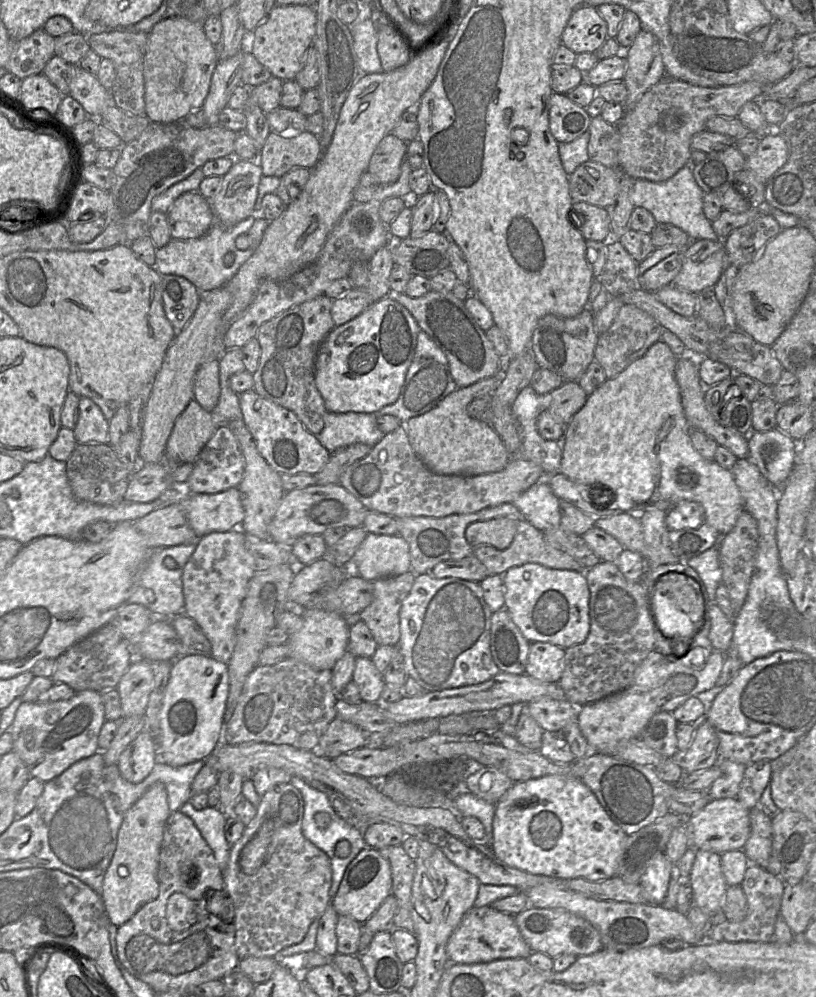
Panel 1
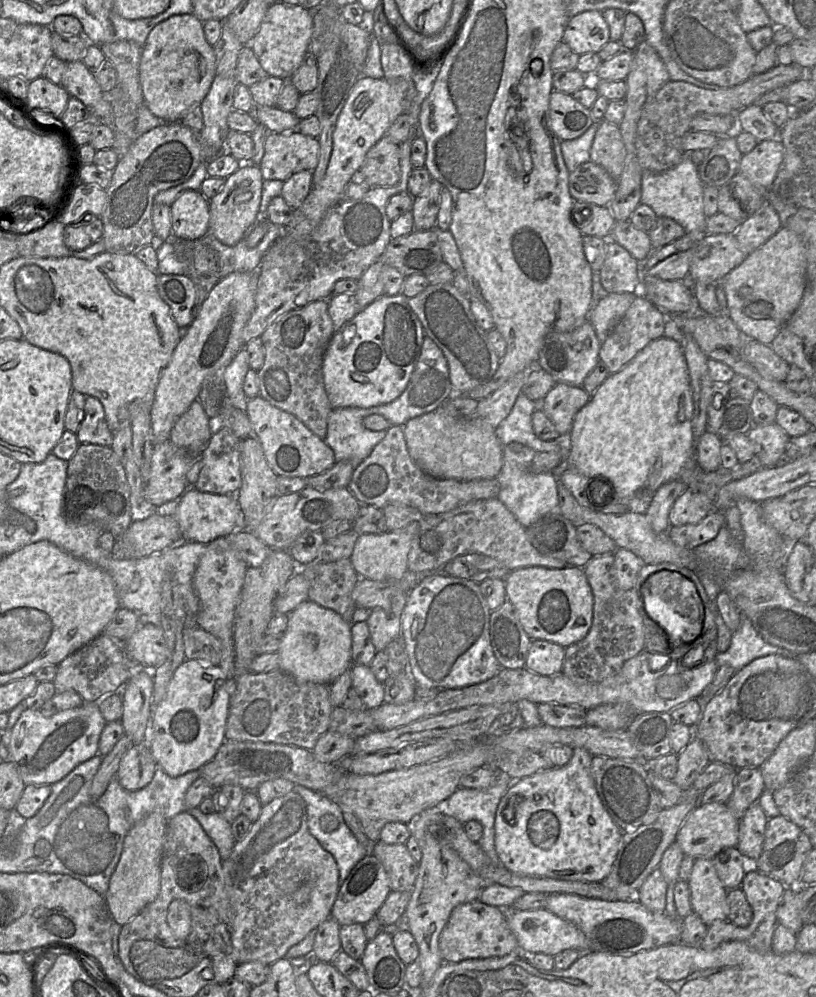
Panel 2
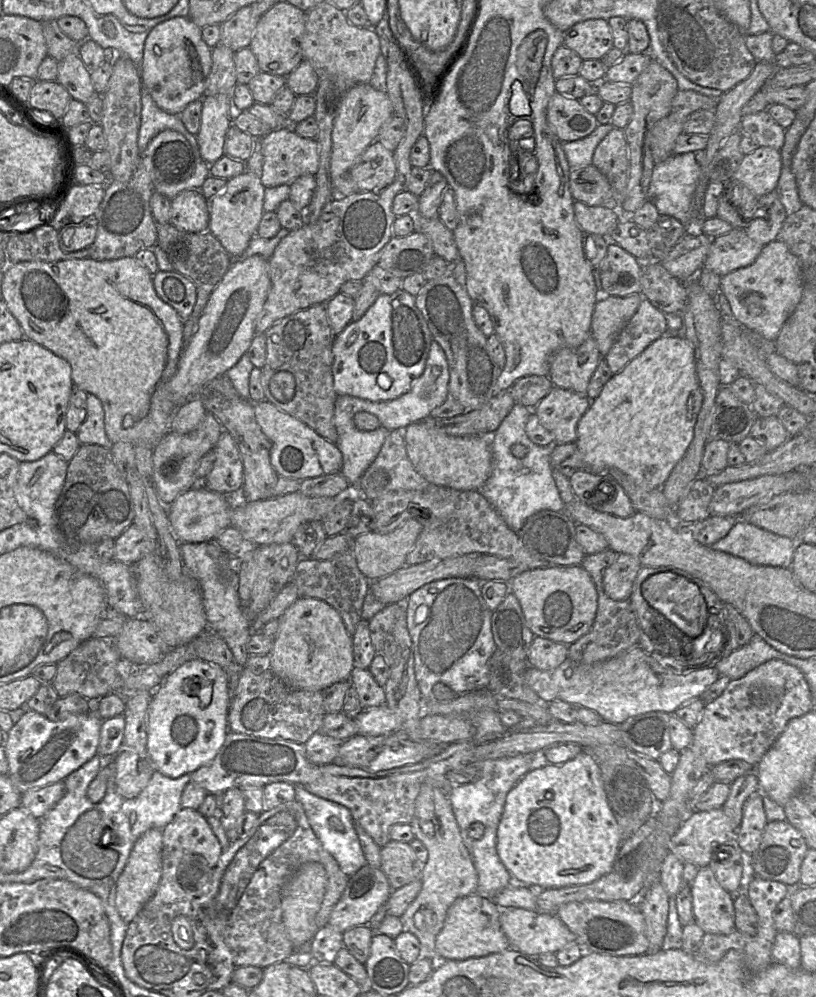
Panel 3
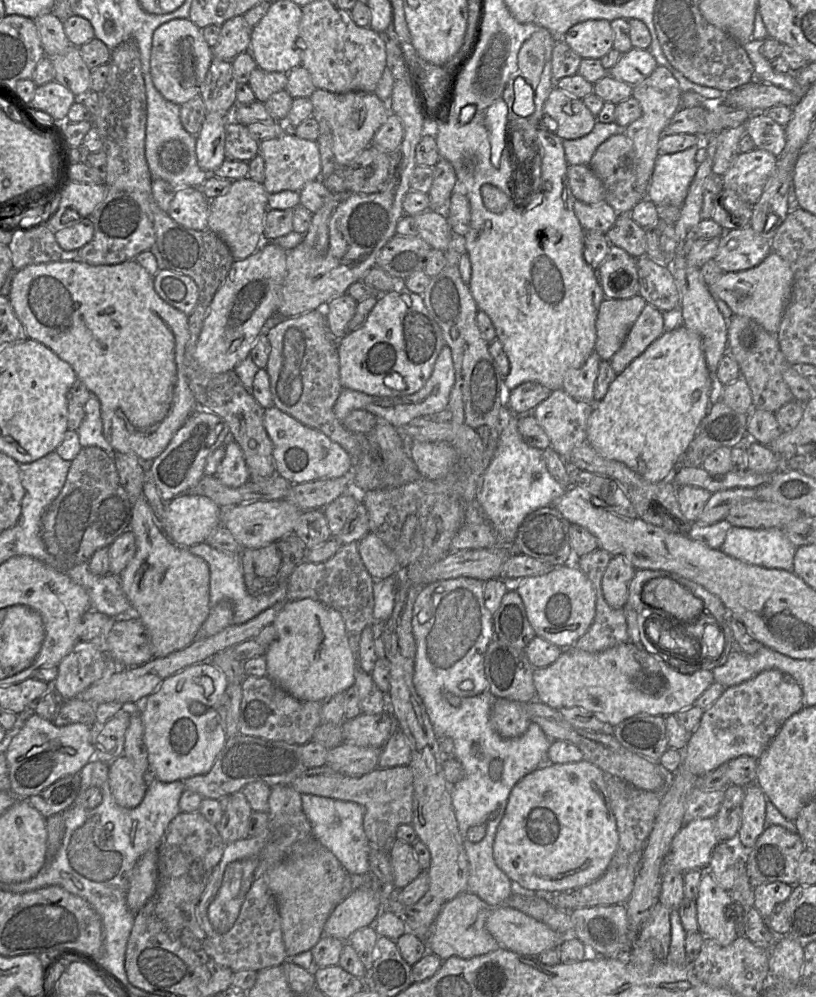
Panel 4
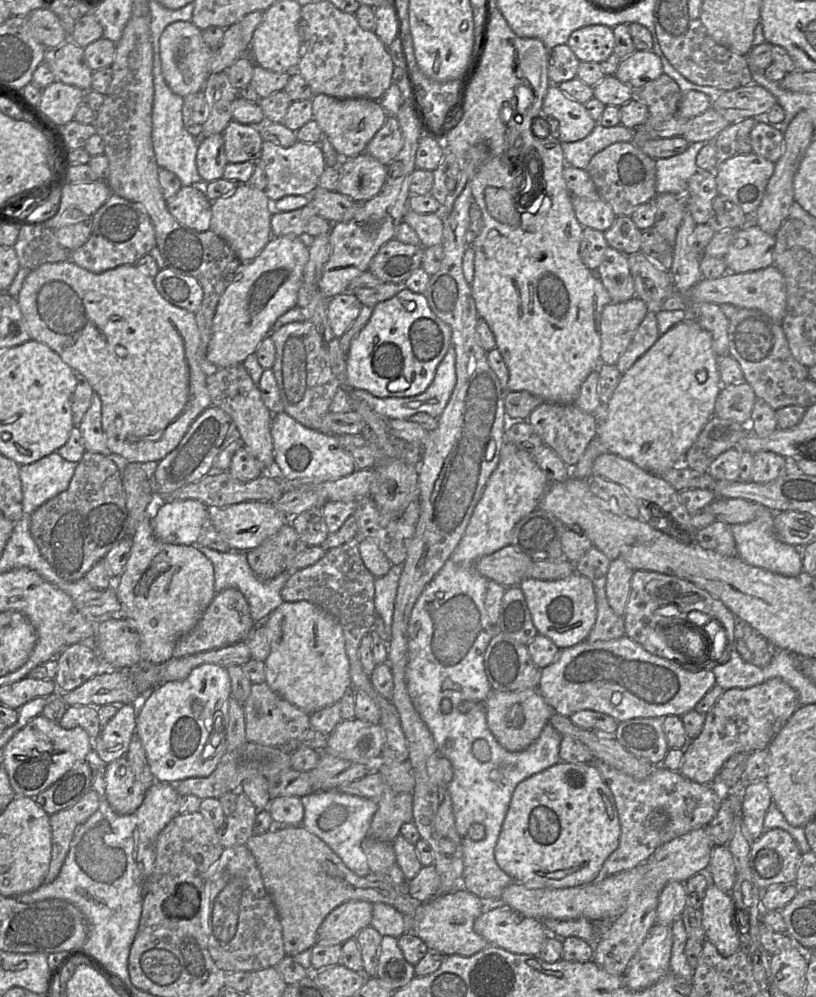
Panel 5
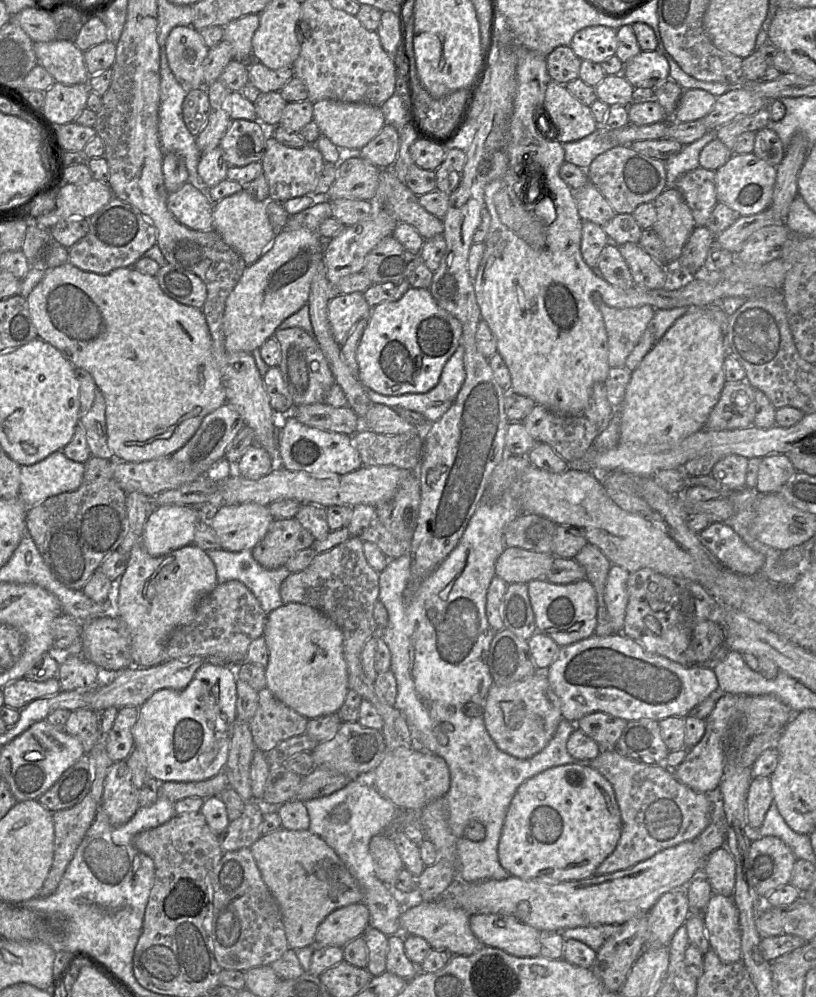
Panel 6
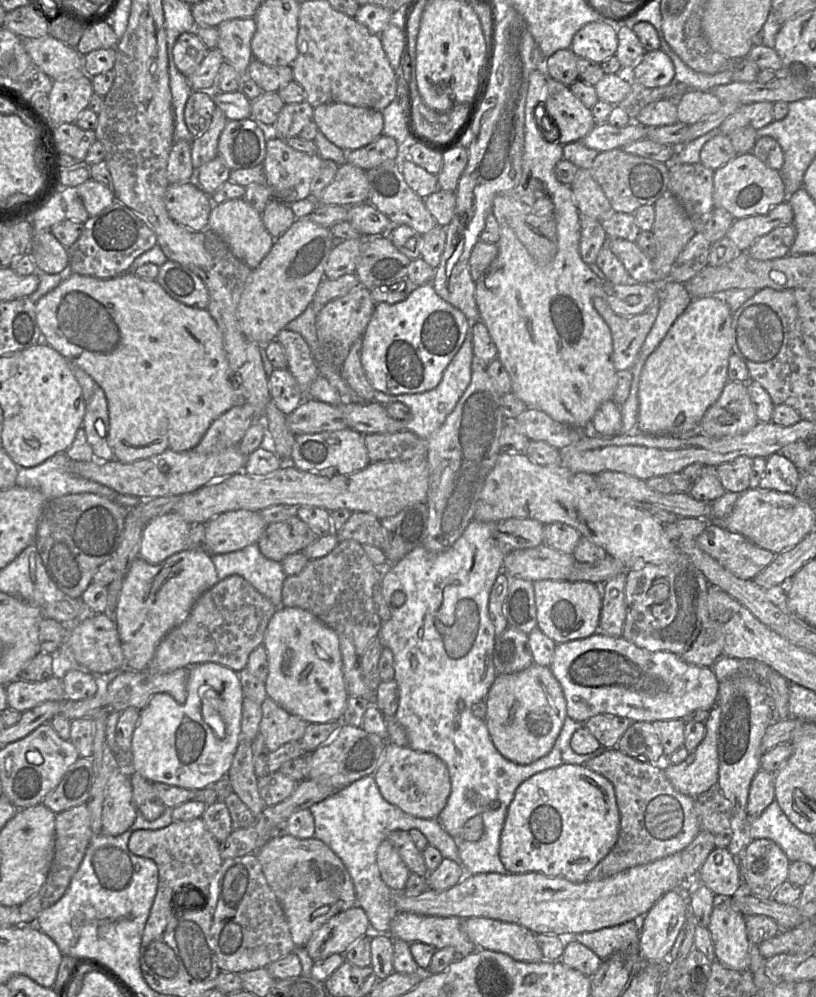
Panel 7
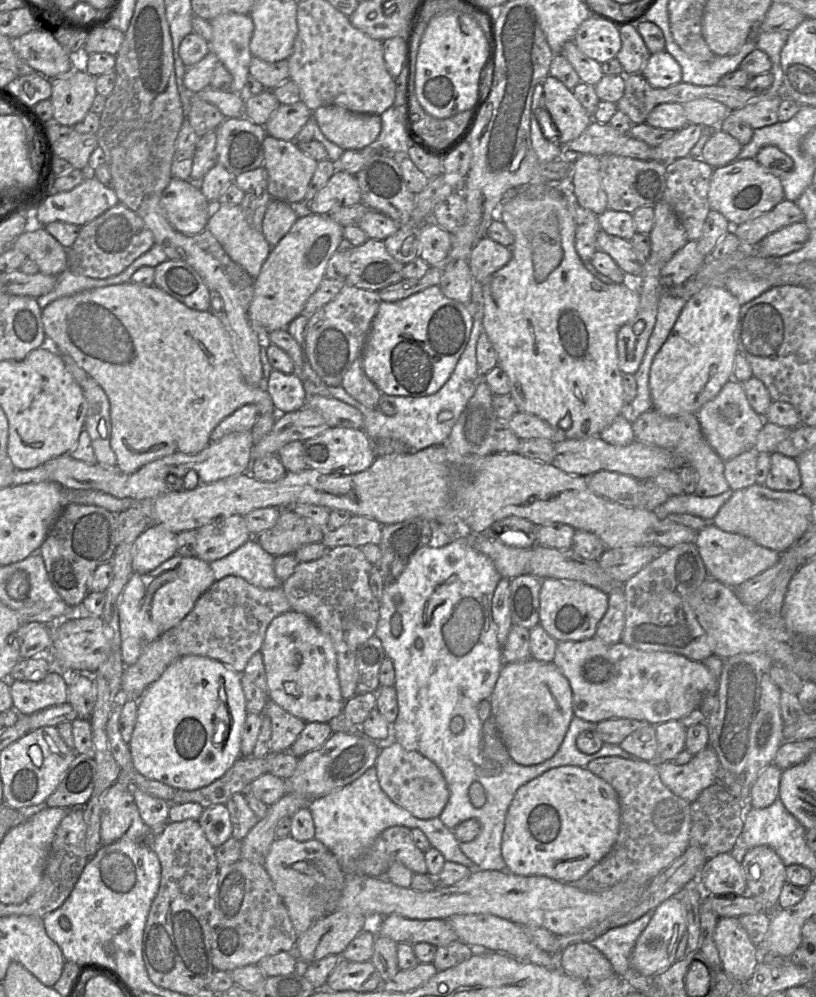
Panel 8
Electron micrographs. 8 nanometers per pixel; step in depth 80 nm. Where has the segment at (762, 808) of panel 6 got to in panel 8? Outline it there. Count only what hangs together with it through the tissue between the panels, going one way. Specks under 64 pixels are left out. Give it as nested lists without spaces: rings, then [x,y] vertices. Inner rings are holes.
[[[771,763],[757,776],[750,789],[748,806],[761,809],[770,806],[779,797],[779,784],[782,771]]]

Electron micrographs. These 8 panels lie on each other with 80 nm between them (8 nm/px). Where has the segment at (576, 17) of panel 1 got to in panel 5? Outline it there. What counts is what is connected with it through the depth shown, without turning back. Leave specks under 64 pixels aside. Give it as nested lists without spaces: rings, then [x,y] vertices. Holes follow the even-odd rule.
[[[588,25],[573,31],[567,45],[582,62],[605,61],[614,53],[613,29],[606,25]]]

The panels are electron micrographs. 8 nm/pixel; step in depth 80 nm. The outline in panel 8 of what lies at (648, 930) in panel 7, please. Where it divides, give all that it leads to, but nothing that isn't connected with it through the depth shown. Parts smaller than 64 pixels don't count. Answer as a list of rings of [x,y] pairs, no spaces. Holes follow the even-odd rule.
[[[678,896],[665,900],[652,912],[652,918],[637,939],[630,957],[632,967],[648,978],[668,969],[676,961],[677,948],[687,930],[686,911]]]

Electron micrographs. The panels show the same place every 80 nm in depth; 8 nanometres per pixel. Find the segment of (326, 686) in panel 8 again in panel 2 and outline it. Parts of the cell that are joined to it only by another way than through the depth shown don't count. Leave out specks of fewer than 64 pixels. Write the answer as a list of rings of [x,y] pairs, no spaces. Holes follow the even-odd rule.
[[[306,600],[288,614],[288,625],[281,638],[277,653],[279,655],[279,668],[297,681],[329,685],[353,665],[351,651],[351,624],[334,610]]]

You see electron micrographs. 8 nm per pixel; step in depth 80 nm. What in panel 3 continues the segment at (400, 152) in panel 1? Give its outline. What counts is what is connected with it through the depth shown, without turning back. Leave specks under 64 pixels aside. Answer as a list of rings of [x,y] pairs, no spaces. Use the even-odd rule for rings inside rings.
[[[375,140],[349,170],[359,192],[381,190],[396,176],[394,152]]]

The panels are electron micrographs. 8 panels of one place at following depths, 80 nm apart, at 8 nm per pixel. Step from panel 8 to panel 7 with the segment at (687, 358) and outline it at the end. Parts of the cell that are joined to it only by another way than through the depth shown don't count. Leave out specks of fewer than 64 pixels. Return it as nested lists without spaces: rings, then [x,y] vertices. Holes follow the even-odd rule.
[[[721,296],[698,297],[672,324],[641,371],[637,432],[688,437],[698,430],[705,412],[729,381],[732,313]]]

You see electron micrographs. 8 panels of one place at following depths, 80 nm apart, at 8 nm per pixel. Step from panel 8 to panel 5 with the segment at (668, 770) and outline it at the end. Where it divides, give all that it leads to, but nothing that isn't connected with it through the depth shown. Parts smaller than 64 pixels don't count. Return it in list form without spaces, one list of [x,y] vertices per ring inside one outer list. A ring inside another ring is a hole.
[[[777,677],[749,688],[725,690],[705,715],[705,722],[700,735],[696,739],[689,741],[685,747],[684,758],[679,772],[684,777],[699,784],[713,784],[724,763],[733,755],[741,752],[752,753],[768,749],[770,742],[799,706],[796,691],[788,683]]]

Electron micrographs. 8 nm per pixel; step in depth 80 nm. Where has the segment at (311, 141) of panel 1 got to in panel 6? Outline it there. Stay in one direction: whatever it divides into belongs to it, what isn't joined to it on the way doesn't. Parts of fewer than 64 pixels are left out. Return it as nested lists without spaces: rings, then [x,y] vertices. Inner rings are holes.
[[[268,135],[265,141],[265,154],[260,163],[268,183],[270,200],[284,203],[292,198],[312,194],[325,161],[314,144],[294,149],[282,145]]]

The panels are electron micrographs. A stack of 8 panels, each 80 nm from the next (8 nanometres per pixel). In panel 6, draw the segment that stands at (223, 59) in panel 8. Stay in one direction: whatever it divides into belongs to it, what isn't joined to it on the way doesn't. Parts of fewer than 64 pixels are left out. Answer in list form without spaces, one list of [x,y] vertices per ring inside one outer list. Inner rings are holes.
[[[249,14],[231,21],[223,28],[223,40],[227,40],[234,49],[234,59],[255,61],[252,59],[252,37],[258,27],[259,15]]]

